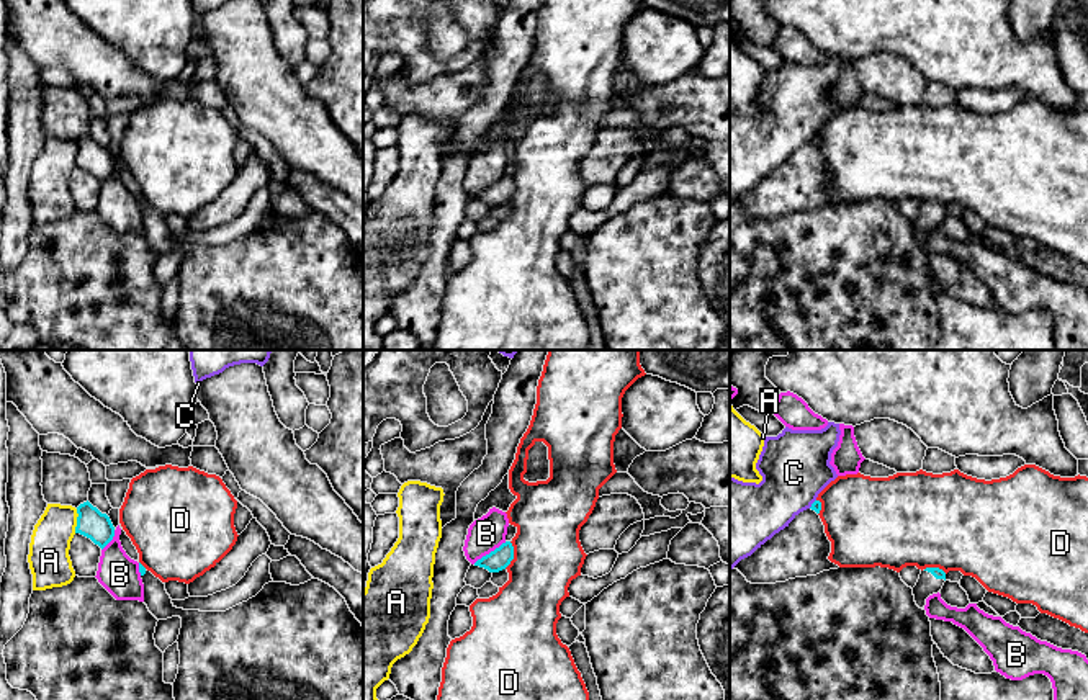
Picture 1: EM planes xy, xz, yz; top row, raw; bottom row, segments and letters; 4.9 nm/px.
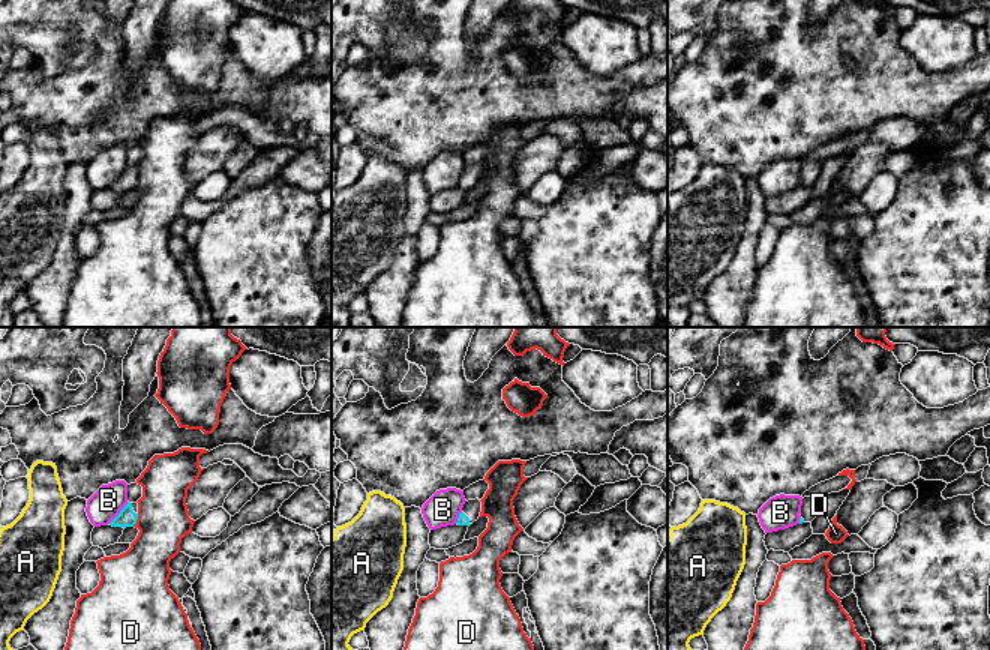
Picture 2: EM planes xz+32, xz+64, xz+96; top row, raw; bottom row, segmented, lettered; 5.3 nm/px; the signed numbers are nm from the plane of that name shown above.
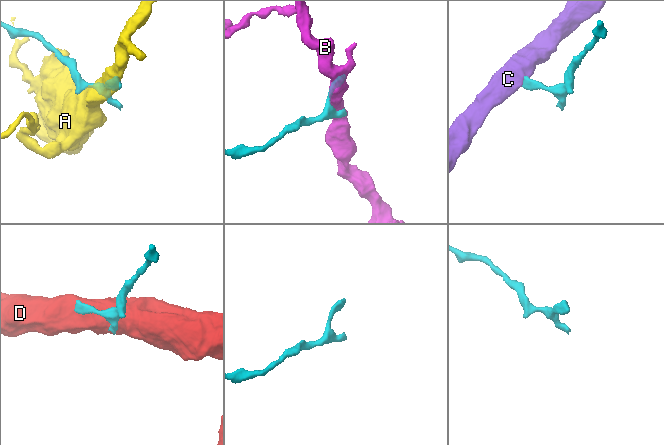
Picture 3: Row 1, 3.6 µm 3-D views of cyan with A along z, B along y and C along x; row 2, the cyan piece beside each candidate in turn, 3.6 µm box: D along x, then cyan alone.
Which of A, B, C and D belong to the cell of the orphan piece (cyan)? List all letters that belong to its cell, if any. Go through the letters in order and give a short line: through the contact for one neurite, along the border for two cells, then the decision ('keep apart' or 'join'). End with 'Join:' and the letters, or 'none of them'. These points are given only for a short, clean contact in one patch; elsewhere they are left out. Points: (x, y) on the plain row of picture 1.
A: keep apart
B: keep apart
C: yz (815, 133), (809, 141) | keep apart
D: keep apart
Join: none of them

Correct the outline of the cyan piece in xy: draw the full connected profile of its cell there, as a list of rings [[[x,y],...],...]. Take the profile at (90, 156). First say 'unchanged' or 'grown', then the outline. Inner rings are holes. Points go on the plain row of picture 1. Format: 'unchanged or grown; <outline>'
unchanged; [[[88,134],[77,141],[75,167],[90,172],[101,183],[113,173],[115,160],[106,147],[101,147]]]

